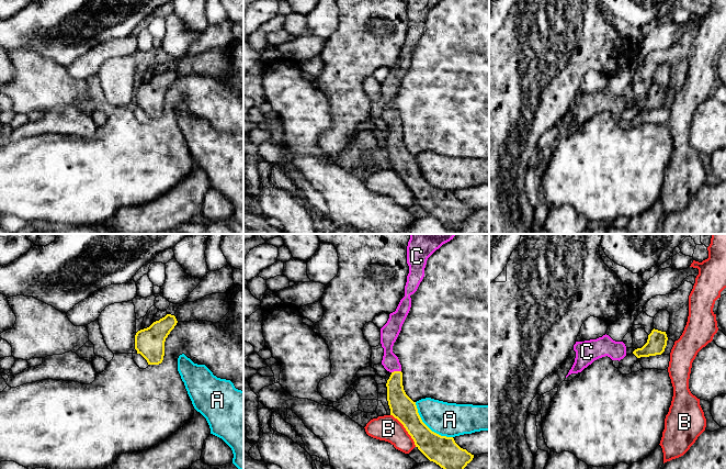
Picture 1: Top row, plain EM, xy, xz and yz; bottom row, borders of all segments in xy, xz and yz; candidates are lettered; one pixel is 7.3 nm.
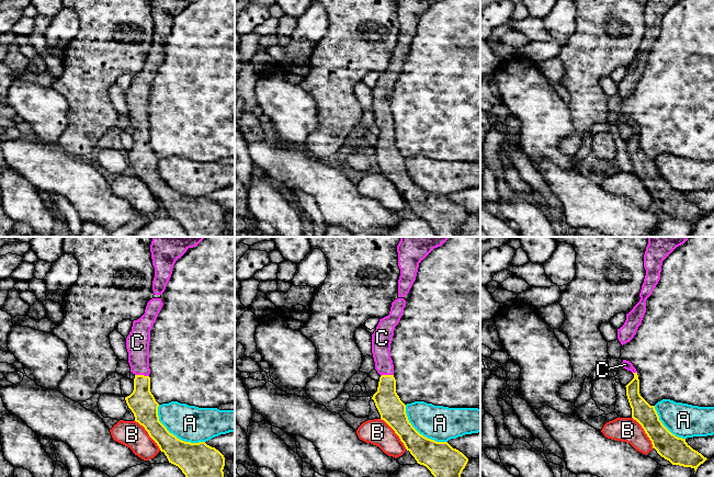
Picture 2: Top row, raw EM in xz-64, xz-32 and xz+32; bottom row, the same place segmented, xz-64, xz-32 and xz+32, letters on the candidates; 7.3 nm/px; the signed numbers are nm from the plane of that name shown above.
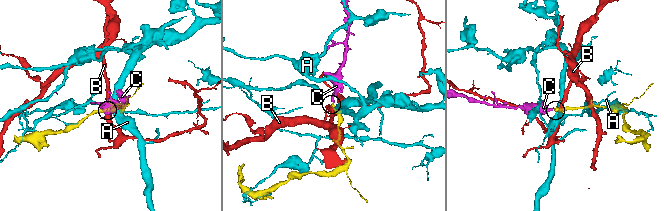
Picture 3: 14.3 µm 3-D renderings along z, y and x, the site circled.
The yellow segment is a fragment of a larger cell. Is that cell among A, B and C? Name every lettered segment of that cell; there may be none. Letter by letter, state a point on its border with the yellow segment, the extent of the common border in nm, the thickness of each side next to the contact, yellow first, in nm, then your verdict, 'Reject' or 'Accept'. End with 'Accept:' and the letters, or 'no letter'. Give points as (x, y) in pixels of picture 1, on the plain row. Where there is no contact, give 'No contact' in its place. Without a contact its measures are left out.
A: Touches yellow at xz (427, 180). Shared border 380 nm. Thickness 220 nm (yellow) against 240 nm. Reject
B: Touches yellow at xz (406, 183). Shared border 300 nm. Thickness 190 nm (yellow) against 190 nm. Reject
C: Touches yellow at xz (396, 125). Shared border 70 nm. Thickness 170 nm (yellow) against 120 nm. Accept
Accept: C

